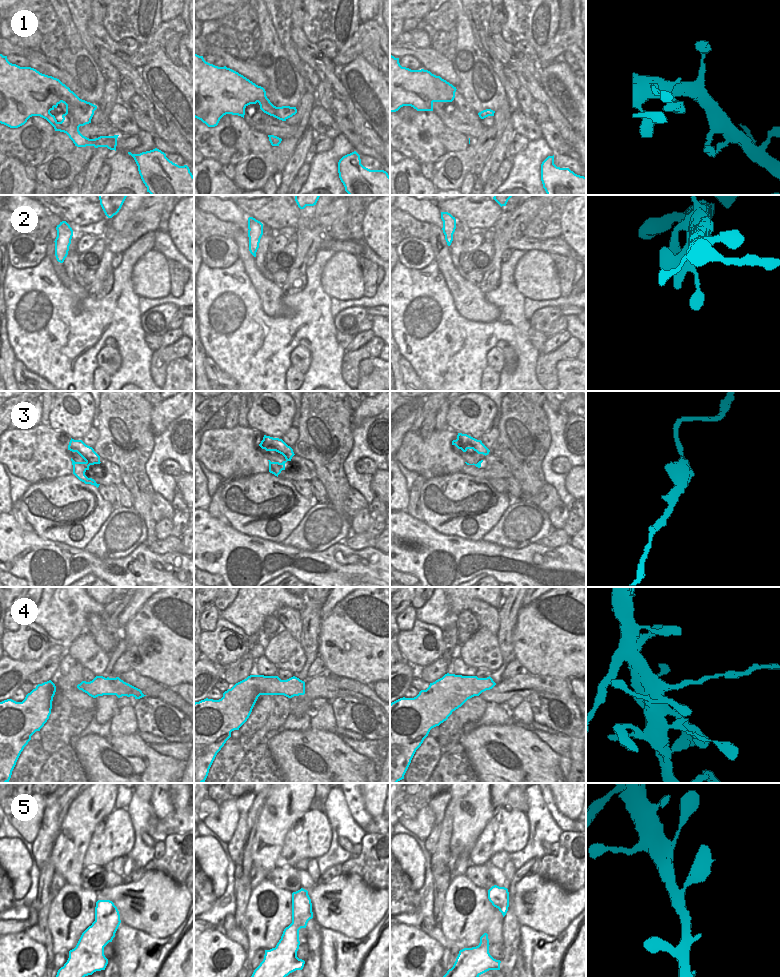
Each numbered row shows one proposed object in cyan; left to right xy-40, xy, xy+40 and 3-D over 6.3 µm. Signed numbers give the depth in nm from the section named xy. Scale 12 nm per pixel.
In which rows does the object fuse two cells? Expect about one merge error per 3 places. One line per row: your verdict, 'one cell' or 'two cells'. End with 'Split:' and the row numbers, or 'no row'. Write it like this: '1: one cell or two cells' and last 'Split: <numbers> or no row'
1: one cell
2: one cell
3: one cell
4: two cells
5: one cell
Split: 4

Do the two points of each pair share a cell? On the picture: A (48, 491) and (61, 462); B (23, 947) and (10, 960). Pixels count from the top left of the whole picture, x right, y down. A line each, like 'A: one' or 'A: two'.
A: two
B: one

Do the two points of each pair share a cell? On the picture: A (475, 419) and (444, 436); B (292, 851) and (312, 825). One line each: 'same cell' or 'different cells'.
A: different cells
B: same cell

